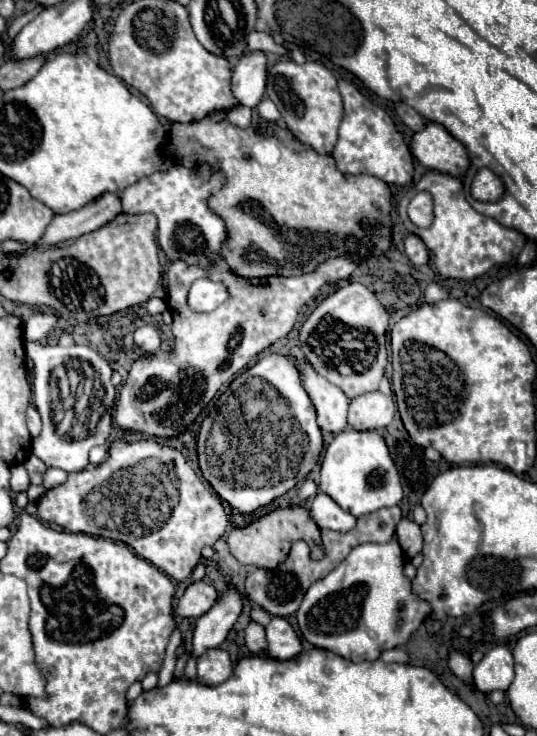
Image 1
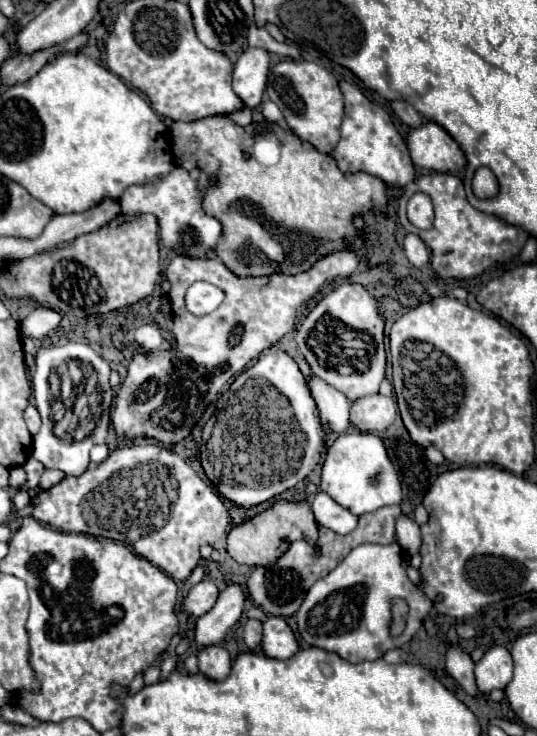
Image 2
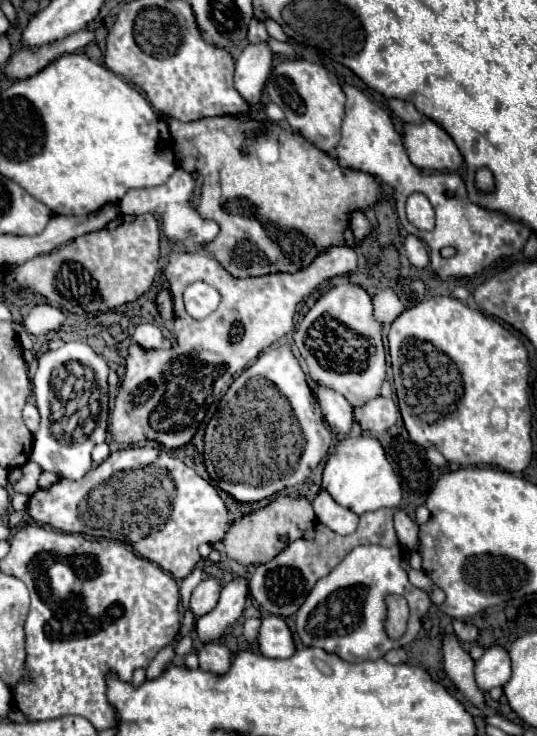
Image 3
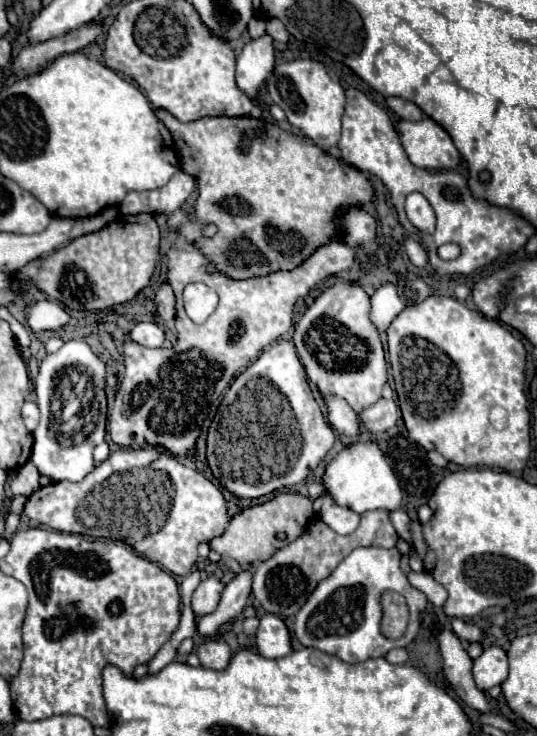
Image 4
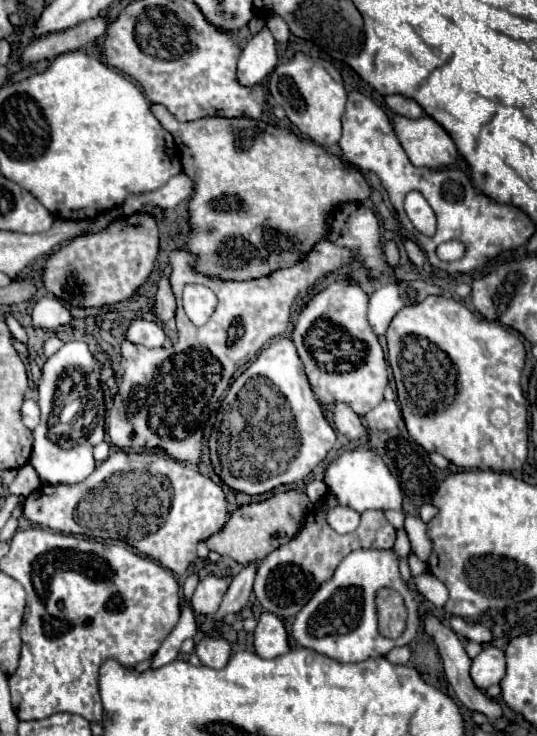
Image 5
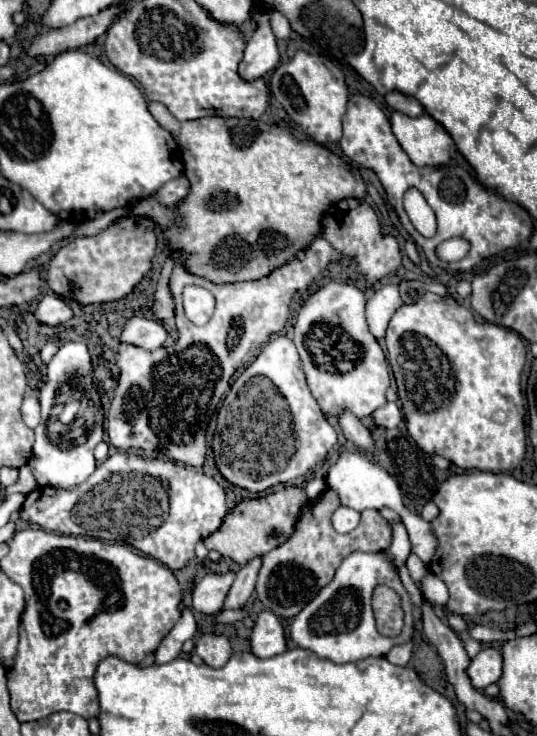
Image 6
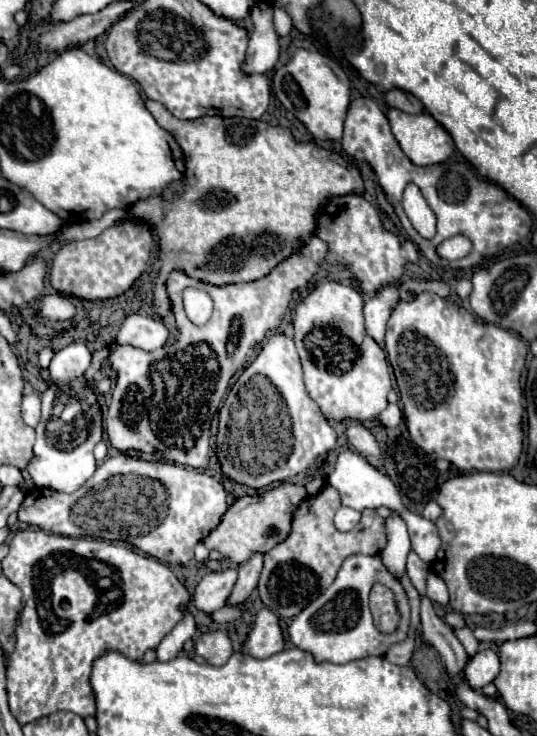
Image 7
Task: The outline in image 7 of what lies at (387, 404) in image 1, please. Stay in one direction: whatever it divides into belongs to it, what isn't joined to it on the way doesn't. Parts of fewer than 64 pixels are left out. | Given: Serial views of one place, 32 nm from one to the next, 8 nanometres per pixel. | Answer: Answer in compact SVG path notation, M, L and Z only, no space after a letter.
M388 404L384 408L384 412L380 412L378 416L378 422L386 428L396 428L400 422L402 422L402 412L398 408L398 404Z

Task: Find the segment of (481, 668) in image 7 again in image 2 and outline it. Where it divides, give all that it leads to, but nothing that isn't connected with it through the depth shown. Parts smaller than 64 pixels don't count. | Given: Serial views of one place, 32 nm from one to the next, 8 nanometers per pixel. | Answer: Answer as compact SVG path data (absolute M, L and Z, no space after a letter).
M492 646L474 668L476 686L482 694L494 688L504 690L512 680L512 656L504 646Z

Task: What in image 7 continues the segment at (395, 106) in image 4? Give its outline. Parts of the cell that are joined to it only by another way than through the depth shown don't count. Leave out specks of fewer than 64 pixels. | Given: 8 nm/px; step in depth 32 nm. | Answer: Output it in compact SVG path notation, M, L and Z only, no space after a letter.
M398 88L386 92L386 102L388 102L392 108L402 110L402 112L406 112L406 114L420 114L420 112L424 110L422 102L420 102L416 96L412 96L412 94L408 94L408 92L402 92L402 90L398 90Z

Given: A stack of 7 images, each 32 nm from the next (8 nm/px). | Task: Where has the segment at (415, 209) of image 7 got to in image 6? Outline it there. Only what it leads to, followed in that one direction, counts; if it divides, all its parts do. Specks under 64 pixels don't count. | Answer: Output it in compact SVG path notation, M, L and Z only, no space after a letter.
M410 188L404 196L404 210L410 218L410 222L414 224L414 228L426 236L426 238L432 238L436 234L436 216L432 212L432 208L428 206L428 202L424 200L424 196Z

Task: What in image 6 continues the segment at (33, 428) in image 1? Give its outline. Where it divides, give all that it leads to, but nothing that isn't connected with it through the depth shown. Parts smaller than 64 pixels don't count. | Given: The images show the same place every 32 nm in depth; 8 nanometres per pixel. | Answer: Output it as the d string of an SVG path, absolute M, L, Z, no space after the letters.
M26 398L23 400L22 419L26 422L28 428L36 428L36 424L40 422L40 404L36 398Z

